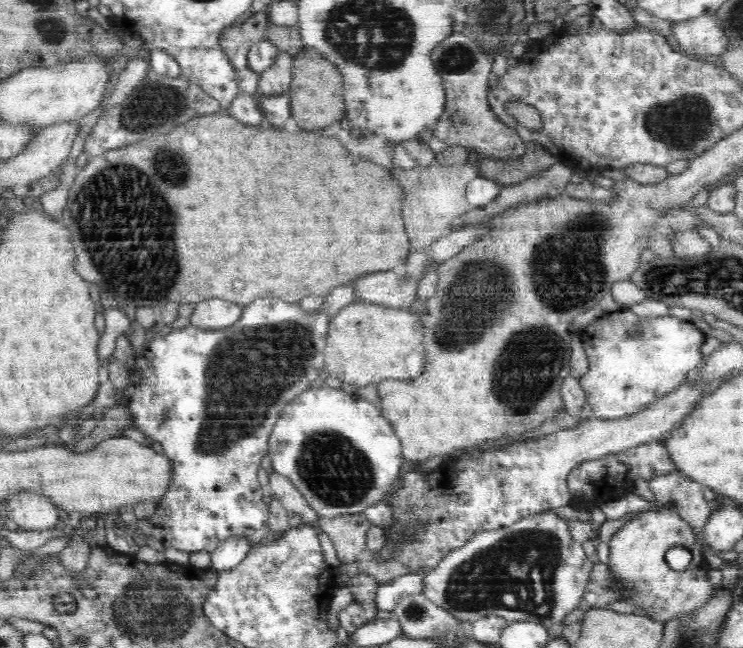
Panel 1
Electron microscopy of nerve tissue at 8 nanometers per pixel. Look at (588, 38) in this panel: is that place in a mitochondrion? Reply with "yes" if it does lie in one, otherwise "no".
no

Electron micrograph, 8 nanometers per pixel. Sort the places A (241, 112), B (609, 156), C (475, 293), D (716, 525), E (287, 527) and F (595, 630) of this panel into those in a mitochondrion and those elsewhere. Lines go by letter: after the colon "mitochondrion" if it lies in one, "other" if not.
A: other
B: other
C: mitochondrion
D: other
E: other
F: other

